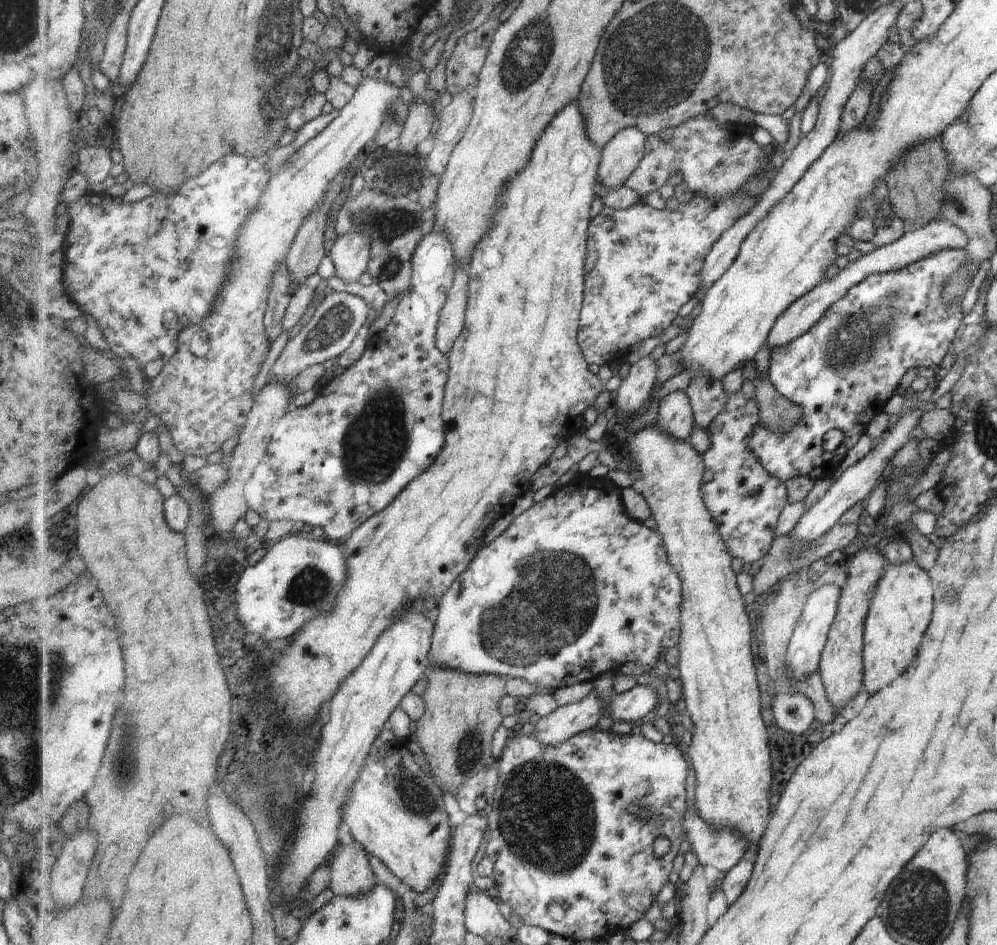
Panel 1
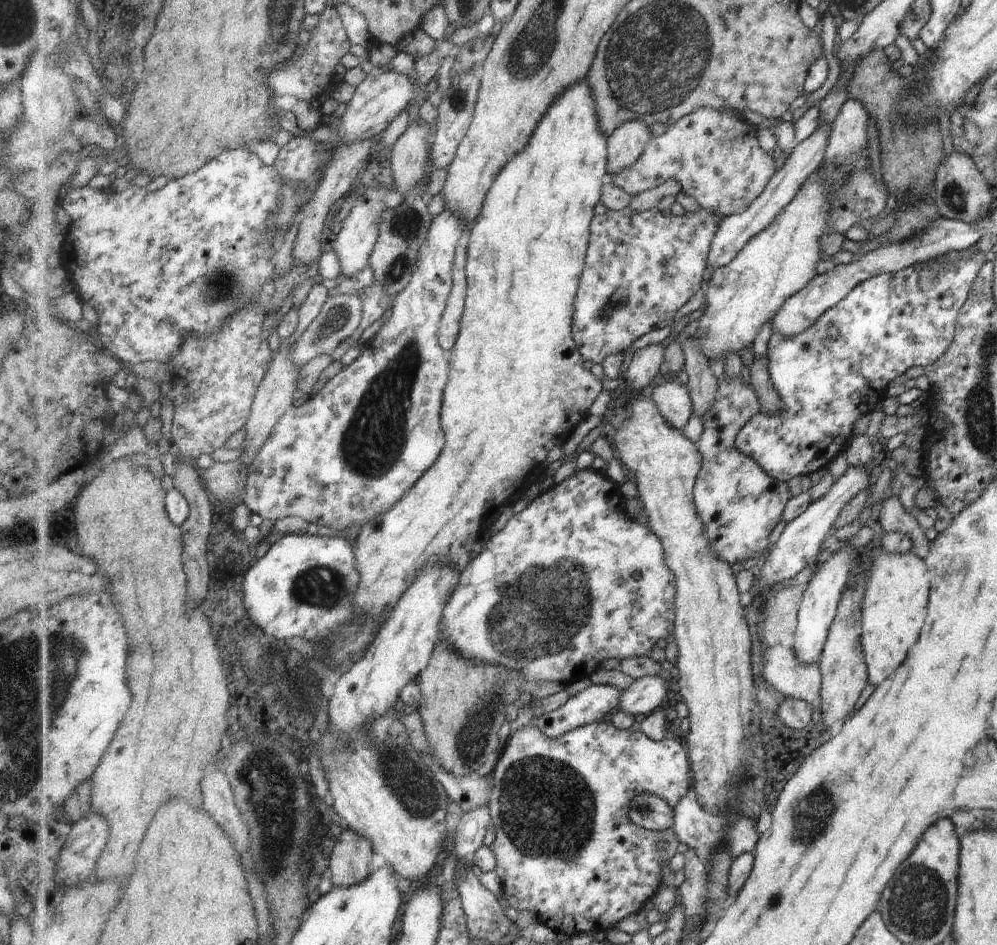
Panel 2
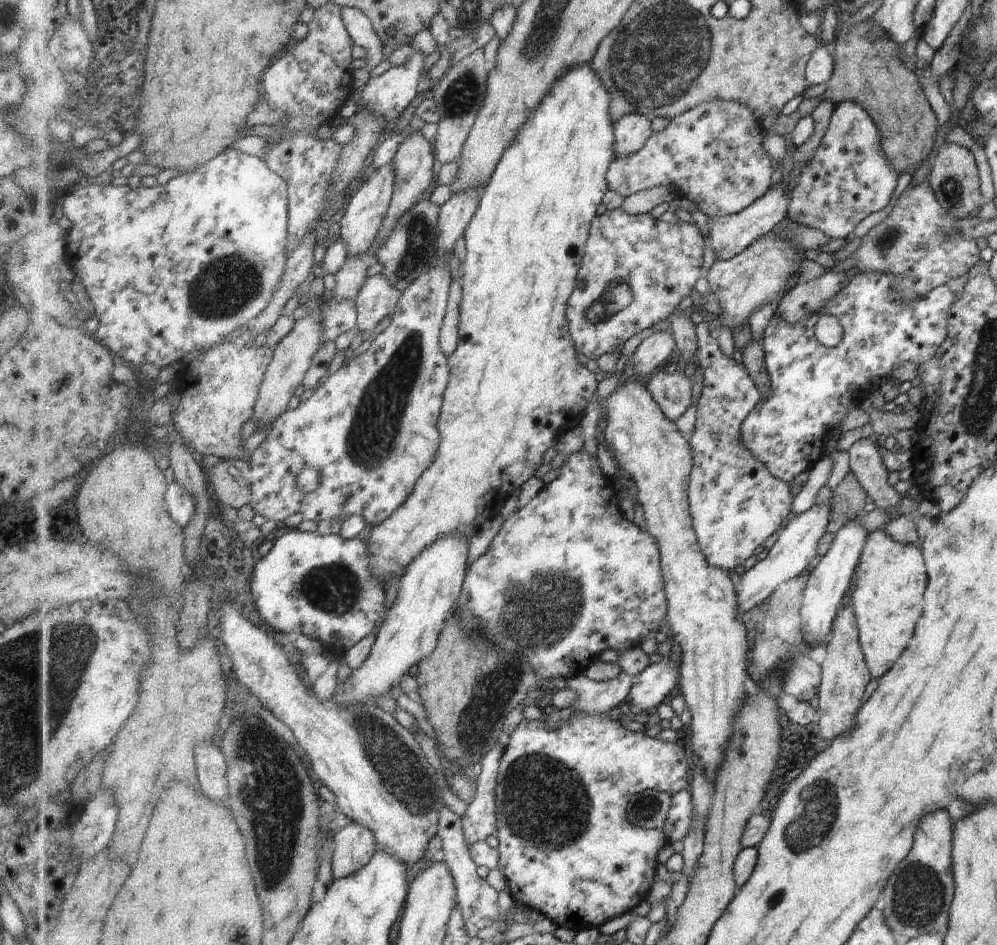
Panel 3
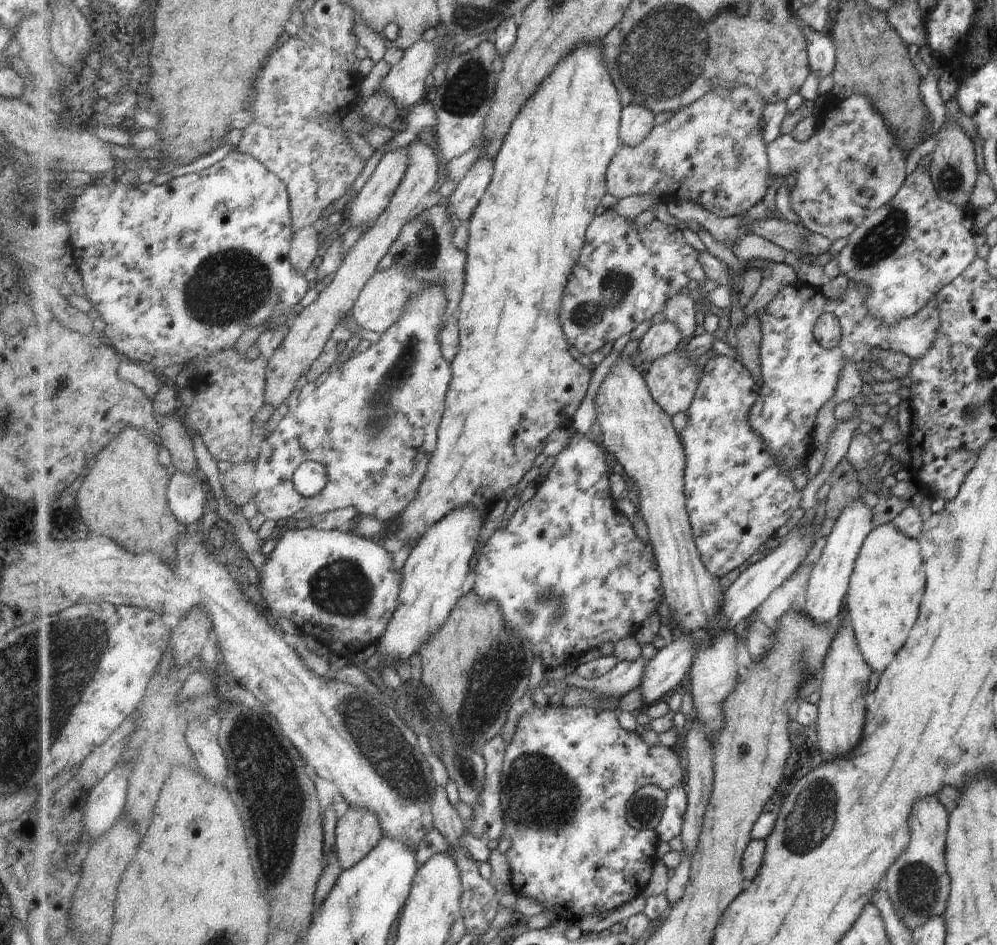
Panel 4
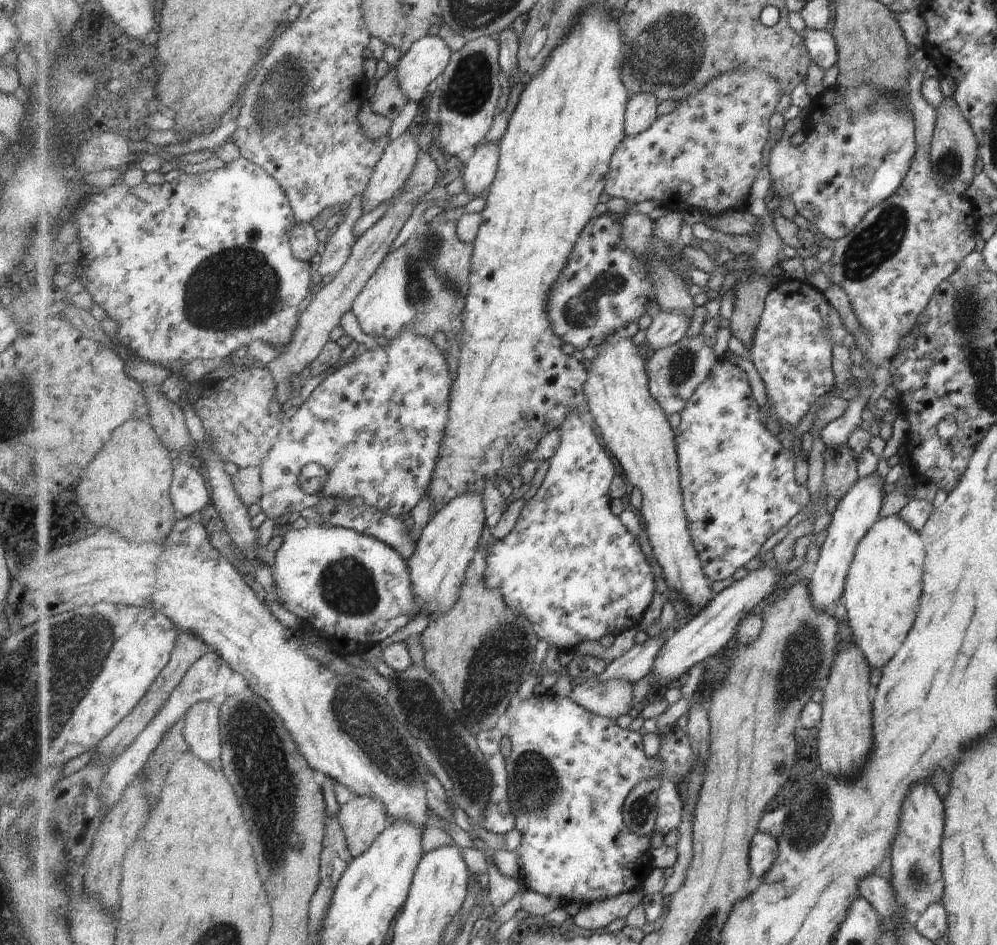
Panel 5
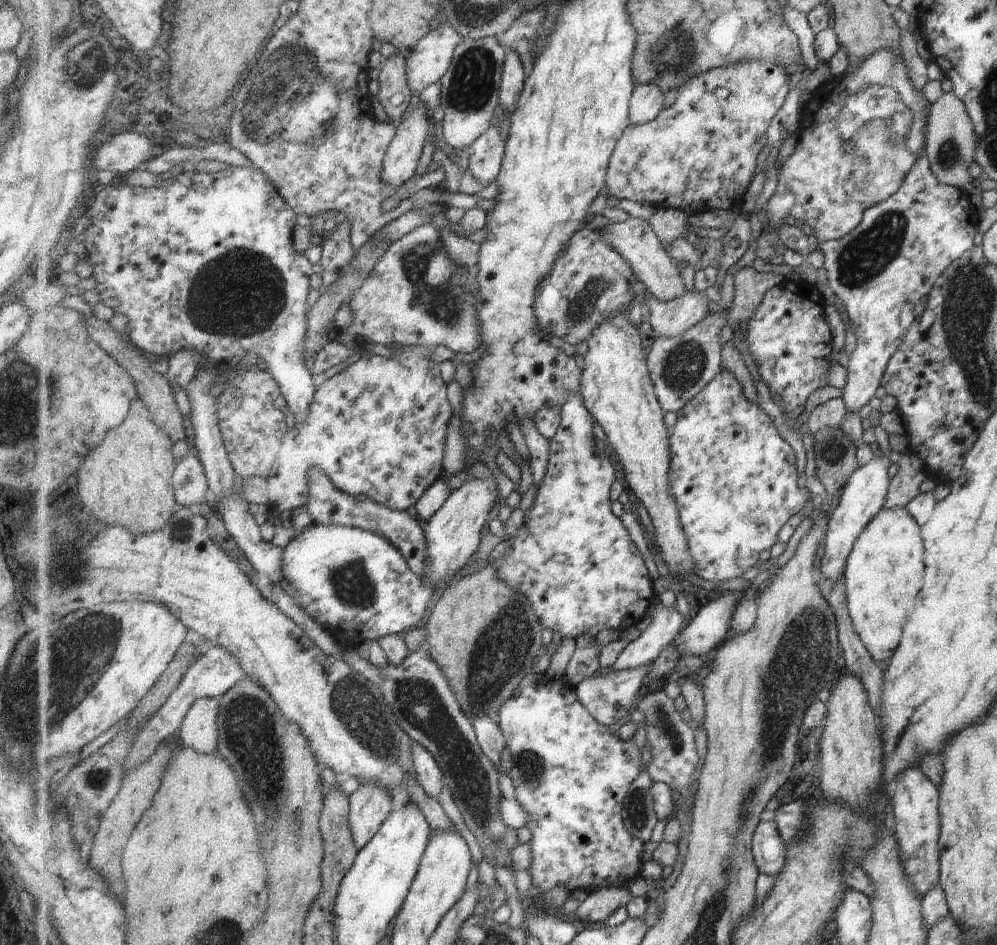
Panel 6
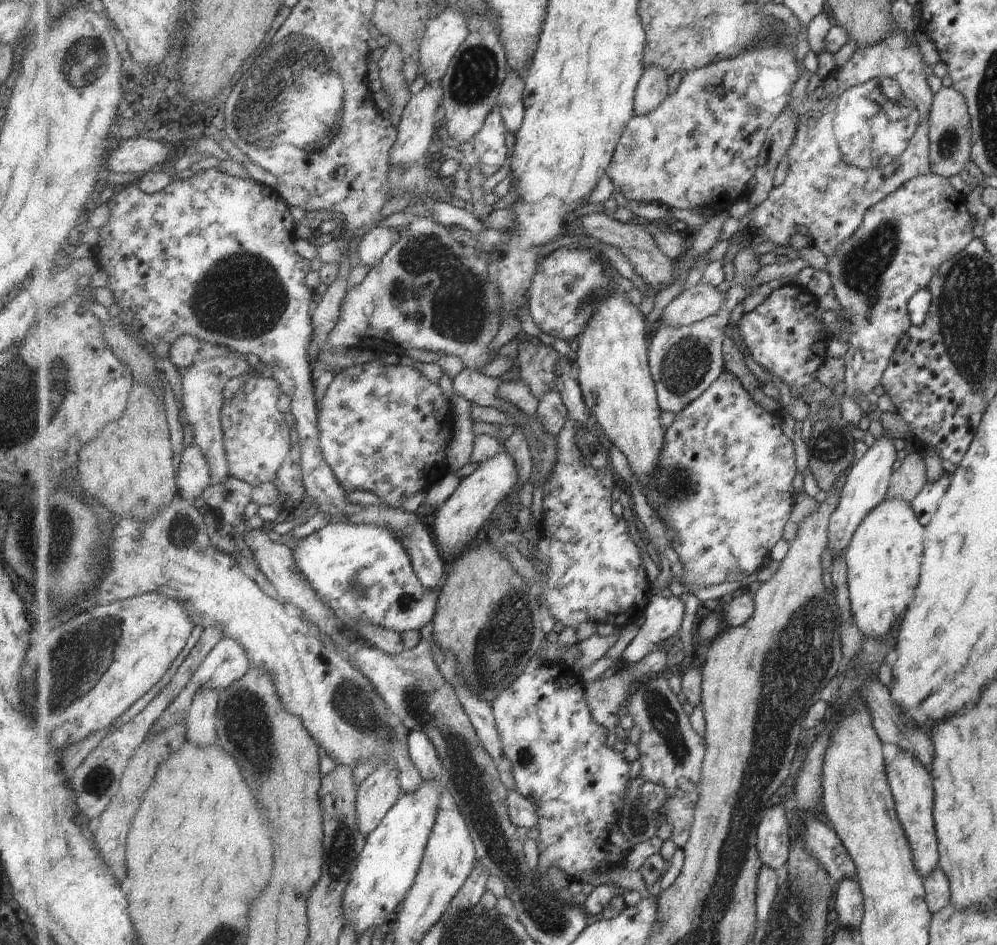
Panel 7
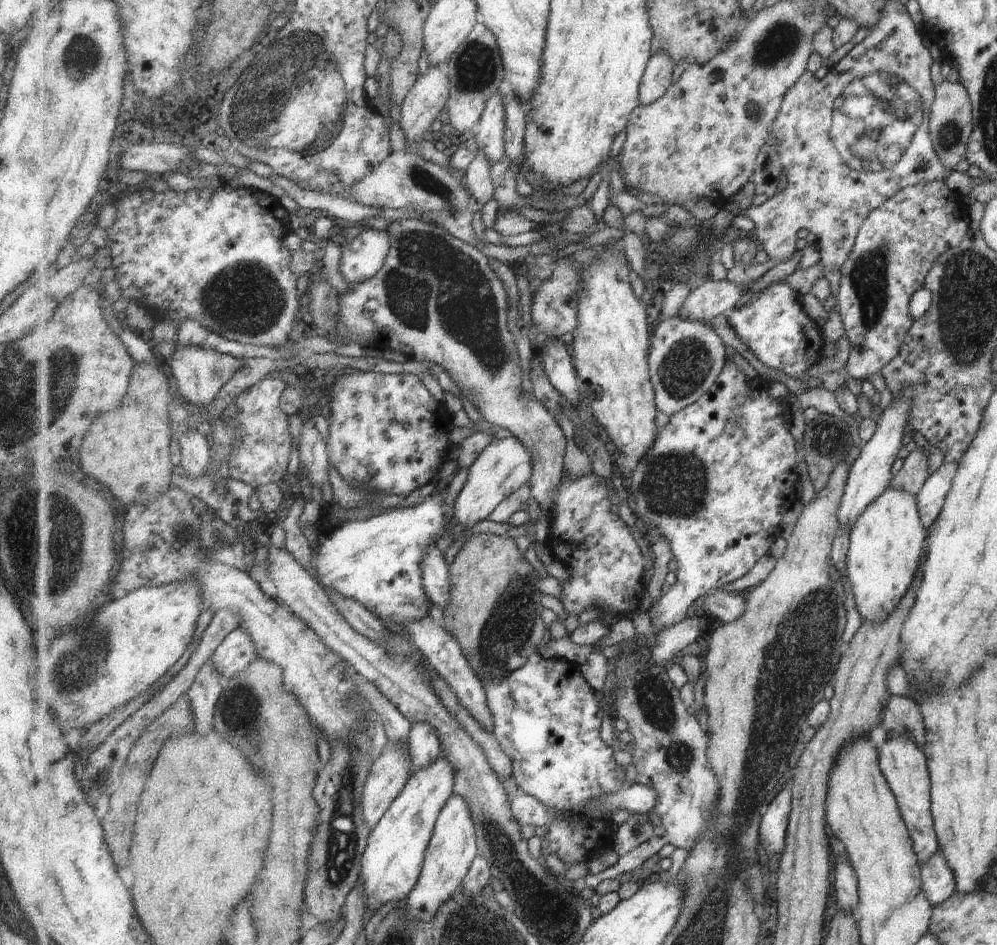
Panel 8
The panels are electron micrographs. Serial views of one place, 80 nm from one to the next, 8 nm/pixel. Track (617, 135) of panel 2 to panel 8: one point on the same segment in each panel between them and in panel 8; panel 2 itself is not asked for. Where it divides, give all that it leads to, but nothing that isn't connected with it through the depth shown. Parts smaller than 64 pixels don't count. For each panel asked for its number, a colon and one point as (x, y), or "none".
3: (632, 132)
4: (637, 122)
5: (641, 113)
6: (647, 101)
7: (653, 88)
8: (657, 80)

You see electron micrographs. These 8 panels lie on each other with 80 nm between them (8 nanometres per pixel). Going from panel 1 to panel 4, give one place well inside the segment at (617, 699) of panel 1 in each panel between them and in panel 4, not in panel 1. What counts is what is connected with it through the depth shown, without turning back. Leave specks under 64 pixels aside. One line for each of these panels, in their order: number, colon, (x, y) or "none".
2: (646, 694)
3: (652, 687)
4: (669, 668)

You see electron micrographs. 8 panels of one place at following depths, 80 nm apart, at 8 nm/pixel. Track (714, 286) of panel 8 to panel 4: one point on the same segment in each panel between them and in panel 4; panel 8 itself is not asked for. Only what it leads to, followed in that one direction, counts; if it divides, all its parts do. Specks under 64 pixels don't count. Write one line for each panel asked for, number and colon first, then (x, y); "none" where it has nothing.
4: (661, 339)
5: (666, 329)
6: (667, 320)
7: (694, 304)

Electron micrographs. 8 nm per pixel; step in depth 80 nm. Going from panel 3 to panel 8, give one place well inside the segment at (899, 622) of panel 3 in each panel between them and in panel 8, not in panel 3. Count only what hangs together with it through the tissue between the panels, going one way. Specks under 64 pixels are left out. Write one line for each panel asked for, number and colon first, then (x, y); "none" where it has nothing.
4: (884, 588)
5: (881, 592)
6: (883, 573)
7: (883, 559)
8: (885, 544)

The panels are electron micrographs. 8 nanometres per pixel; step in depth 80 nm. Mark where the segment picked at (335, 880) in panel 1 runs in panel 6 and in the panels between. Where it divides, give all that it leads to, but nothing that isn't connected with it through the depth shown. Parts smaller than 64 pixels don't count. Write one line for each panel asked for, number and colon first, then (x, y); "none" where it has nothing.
2: (353, 859)
3: (354, 845)
4: (358, 832)
5: (363, 819)
6: (370, 805)

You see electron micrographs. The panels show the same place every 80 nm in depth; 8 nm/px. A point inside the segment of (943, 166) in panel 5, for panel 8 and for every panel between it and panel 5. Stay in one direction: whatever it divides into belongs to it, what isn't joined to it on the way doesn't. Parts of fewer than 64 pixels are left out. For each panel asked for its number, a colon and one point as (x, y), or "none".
6: (949, 143)
7: (948, 132)
8: (949, 126)

